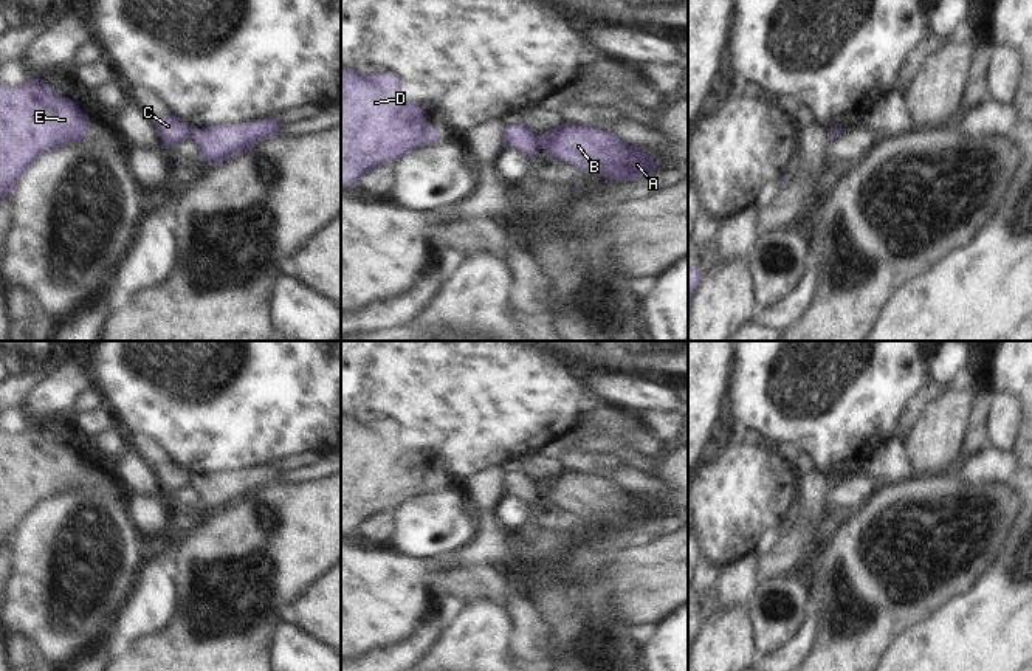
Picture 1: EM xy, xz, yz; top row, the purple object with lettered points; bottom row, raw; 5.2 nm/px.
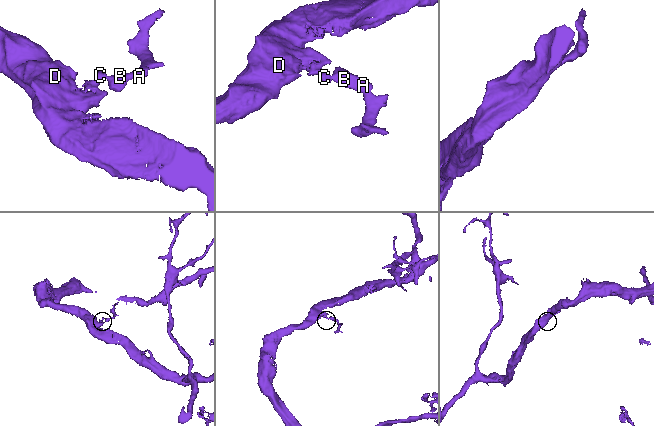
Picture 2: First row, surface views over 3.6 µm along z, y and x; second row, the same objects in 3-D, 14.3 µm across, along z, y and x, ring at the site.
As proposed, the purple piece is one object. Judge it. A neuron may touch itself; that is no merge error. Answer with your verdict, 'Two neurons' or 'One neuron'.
Two neurons

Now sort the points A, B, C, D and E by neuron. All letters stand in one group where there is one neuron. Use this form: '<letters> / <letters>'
A B / C D E

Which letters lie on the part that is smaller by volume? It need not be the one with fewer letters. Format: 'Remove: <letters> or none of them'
Remove: A, B

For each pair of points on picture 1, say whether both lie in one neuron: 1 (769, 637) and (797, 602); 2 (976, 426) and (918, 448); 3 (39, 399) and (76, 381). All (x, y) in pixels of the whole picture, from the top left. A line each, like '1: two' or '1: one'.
1: one
2: two
3: one

